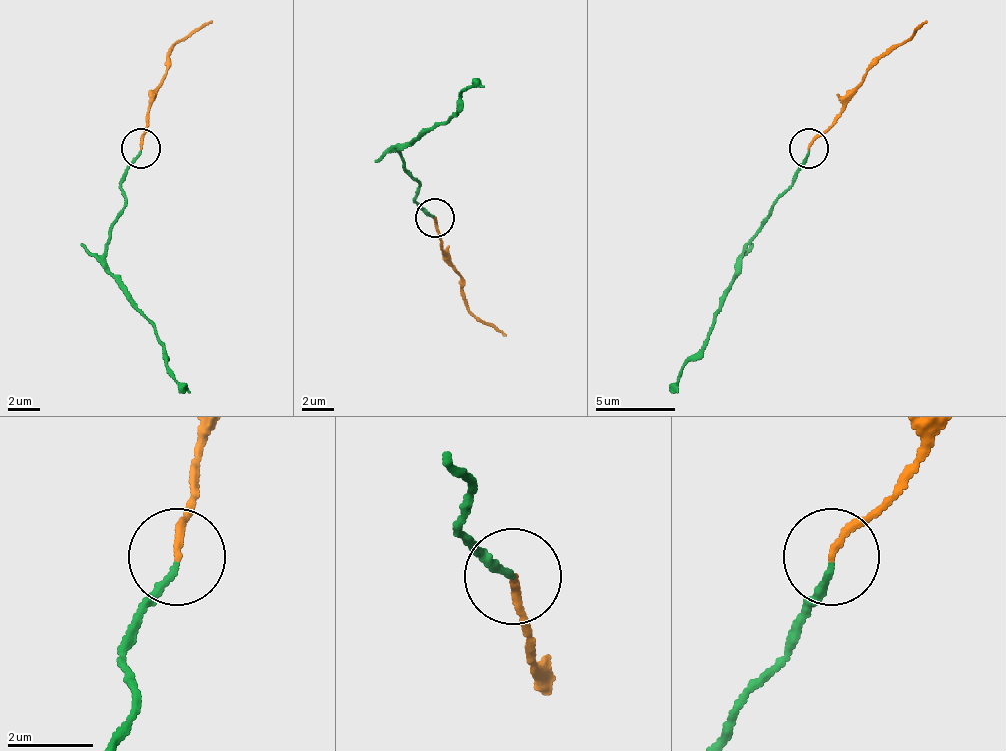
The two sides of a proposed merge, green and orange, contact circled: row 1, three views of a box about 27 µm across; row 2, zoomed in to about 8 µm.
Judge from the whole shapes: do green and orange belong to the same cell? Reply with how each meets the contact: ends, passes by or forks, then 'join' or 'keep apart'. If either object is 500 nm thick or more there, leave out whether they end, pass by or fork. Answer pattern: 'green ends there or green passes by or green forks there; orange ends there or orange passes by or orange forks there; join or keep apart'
green ends there; orange ends there; keep apart

